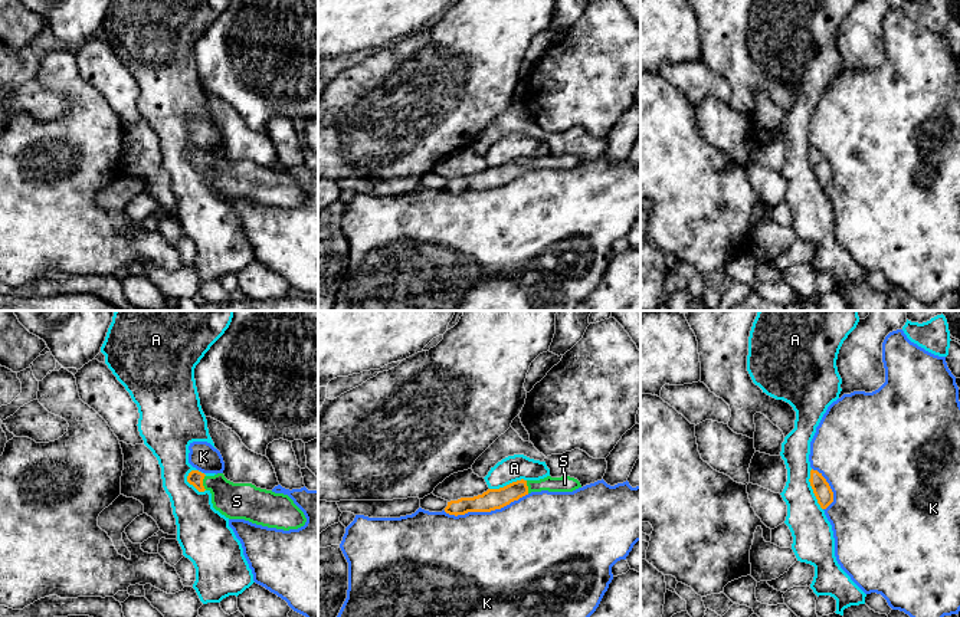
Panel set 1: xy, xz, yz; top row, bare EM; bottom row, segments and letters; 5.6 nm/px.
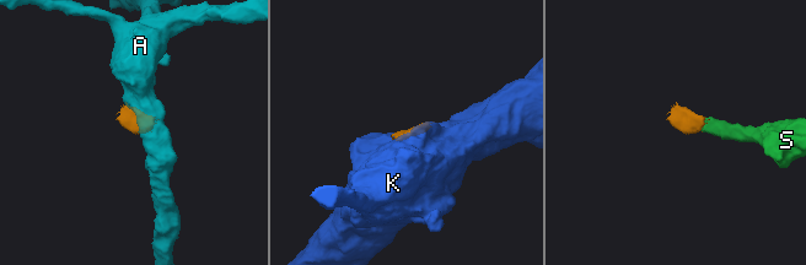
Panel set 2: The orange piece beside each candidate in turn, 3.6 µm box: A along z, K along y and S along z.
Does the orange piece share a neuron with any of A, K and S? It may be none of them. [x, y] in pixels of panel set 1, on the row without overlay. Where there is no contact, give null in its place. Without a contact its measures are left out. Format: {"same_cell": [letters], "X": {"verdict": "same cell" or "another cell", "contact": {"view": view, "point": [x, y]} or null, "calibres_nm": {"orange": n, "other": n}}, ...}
{"same_cell": ["S"], "A": {"verdict": "another cell", "contact": {"view": "xy", "point": [190, 161]}, "calibres_nm": {"orange": 90, "other": 260}}, "K": {"verdict": "another cell", "contact": {"view": "xz", "point": [485, 189]}, "calibres_nm": {"orange": 120, "other": 500}}, "S": {"verdict": "same cell", "contact": {"view": "xy", "point": [202, 160]}, "calibres_nm": {"orange": 90, "other": 200}}}

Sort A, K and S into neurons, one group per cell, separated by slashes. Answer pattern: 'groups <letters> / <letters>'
groups A / K / S

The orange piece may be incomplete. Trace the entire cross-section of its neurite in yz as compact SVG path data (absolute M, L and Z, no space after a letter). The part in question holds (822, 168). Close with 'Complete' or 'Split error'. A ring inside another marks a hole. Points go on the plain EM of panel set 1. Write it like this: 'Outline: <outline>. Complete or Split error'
Outline: M810 148L810 164L822 187L826 187L833 180L833 170L826 157L818 148Z. Complete

